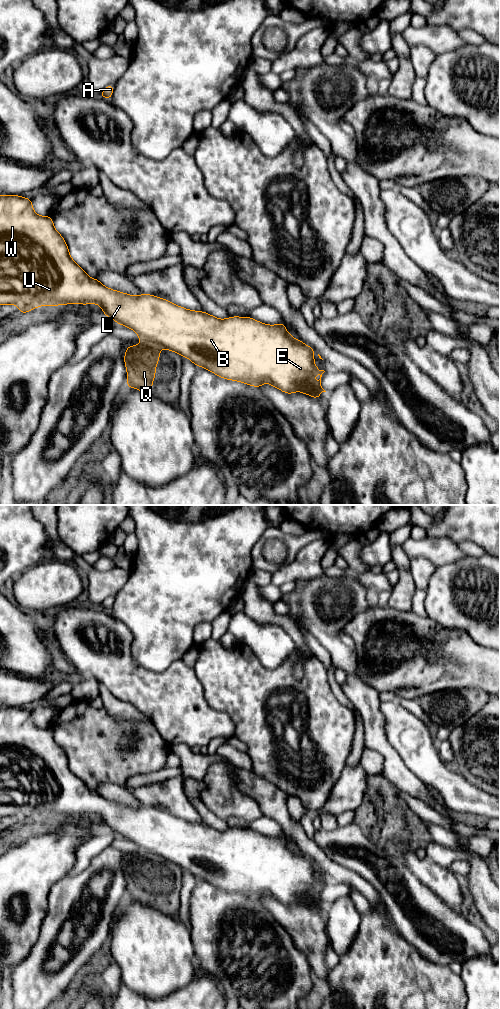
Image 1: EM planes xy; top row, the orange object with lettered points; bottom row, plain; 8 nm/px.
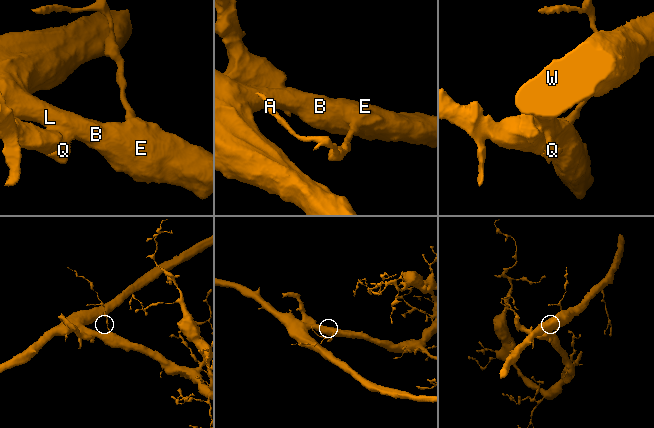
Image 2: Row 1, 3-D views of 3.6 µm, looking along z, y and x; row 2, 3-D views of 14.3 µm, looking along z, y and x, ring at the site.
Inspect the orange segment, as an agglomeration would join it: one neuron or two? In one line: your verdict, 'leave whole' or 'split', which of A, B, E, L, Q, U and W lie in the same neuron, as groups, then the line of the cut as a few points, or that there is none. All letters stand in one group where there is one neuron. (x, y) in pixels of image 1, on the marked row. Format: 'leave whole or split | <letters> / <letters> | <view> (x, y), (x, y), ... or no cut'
split | A B E L U W / Q | xy (139, 344), (160, 347)

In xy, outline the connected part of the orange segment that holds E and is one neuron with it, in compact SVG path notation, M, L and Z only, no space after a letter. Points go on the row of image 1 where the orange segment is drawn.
M0 194L0 305L9 304L16 305L21 314L40 306L97 304L106 317L134 330L141 340L141 346L173 351L188 358L197 367L205 368L223 379L257 388L269 383L288 395L302 392L317 400L322 392L326 392L321 387L321 377L325 371L318 369L314 363L316 351L303 341L292 337L286 331L284 322L269 325L250 316L219 319L205 311L189 310L152 294L141 293L139 296L133 296L108 288L98 279L89 277L73 260L66 241L54 227L52 216L40 216L35 213L32 198Z

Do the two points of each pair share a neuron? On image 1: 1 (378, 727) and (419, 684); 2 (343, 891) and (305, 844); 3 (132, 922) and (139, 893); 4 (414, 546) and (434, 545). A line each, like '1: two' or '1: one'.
1: two
2: two
3: two
4: one

